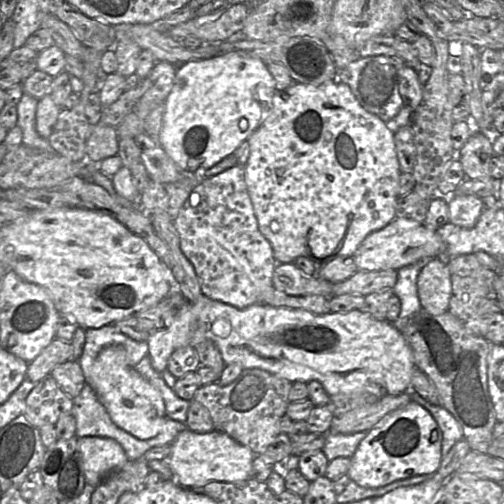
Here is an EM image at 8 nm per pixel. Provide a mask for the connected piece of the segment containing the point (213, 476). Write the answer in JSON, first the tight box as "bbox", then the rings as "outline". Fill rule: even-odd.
{"bbox":[167,428,255,487],"outline":[[[187,428],[180,432],[171,444],[172,450],[167,461],[175,481],[182,487],[203,487],[211,481],[238,482],[251,478],[255,454],[226,433],[216,430],[198,433]]]}

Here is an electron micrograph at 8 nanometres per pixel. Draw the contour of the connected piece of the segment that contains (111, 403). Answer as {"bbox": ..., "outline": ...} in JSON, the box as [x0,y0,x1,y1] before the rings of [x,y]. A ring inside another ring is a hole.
{"bbox":[86,346,168,440],"outline":[[[109,346],[99,352],[91,367],[86,383],[94,390],[111,420],[119,428],[141,440],[153,438],[161,432],[168,418],[166,416],[164,399],[157,388],[127,363],[126,351],[122,346]]]}

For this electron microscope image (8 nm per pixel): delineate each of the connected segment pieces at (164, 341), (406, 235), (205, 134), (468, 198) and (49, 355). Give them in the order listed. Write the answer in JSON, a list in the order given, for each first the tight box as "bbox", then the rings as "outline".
[{"bbox":[148,296,416,396],"outline":[[[201,296],[193,305],[185,300],[170,325],[150,335],[148,356],[153,369],[162,373],[176,349],[184,346],[195,347],[206,339],[213,341],[217,346],[225,365],[237,363],[243,369],[259,368],[290,382],[318,381],[329,396],[349,394],[366,386],[381,386],[385,390],[385,395],[402,394],[410,390],[411,378],[416,369],[413,353],[402,332],[387,320],[376,320],[363,311],[315,315],[304,310],[266,304],[254,304],[245,309],[238,309],[206,296]]]},{"bbox":[353,217,445,271],"outline":[[[396,217],[380,230],[367,235],[353,255],[359,271],[399,269],[424,258],[439,258],[445,254],[445,244],[436,231],[406,219]]]},{"bbox":[159,53,275,174],"outline":[[[225,53],[178,65],[173,87],[165,101],[159,144],[180,169],[193,174],[203,173],[234,154],[240,144],[248,140],[270,112],[275,93],[273,76],[267,65],[257,58]]]},{"bbox":[447,195,484,228],"outline":[[[451,195],[447,199],[449,221],[462,228],[473,228],[484,210],[484,202],[474,195]]]},{"bbox":[26,339,72,383],"outline":[[[53,339],[34,360],[28,363],[26,378],[34,383],[39,383],[50,375],[57,365],[70,360],[72,354],[71,342]]]}]

